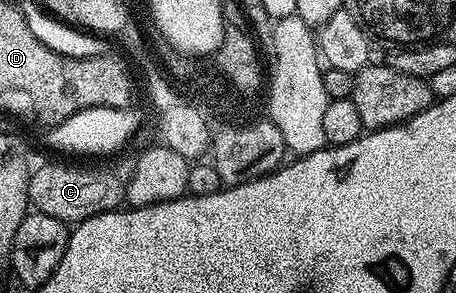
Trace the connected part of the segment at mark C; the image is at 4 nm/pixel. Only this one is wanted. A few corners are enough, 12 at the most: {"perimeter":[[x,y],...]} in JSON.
{"perimeter":[[41,164],[29,202],[66,226],[125,204],[101,168]]}

